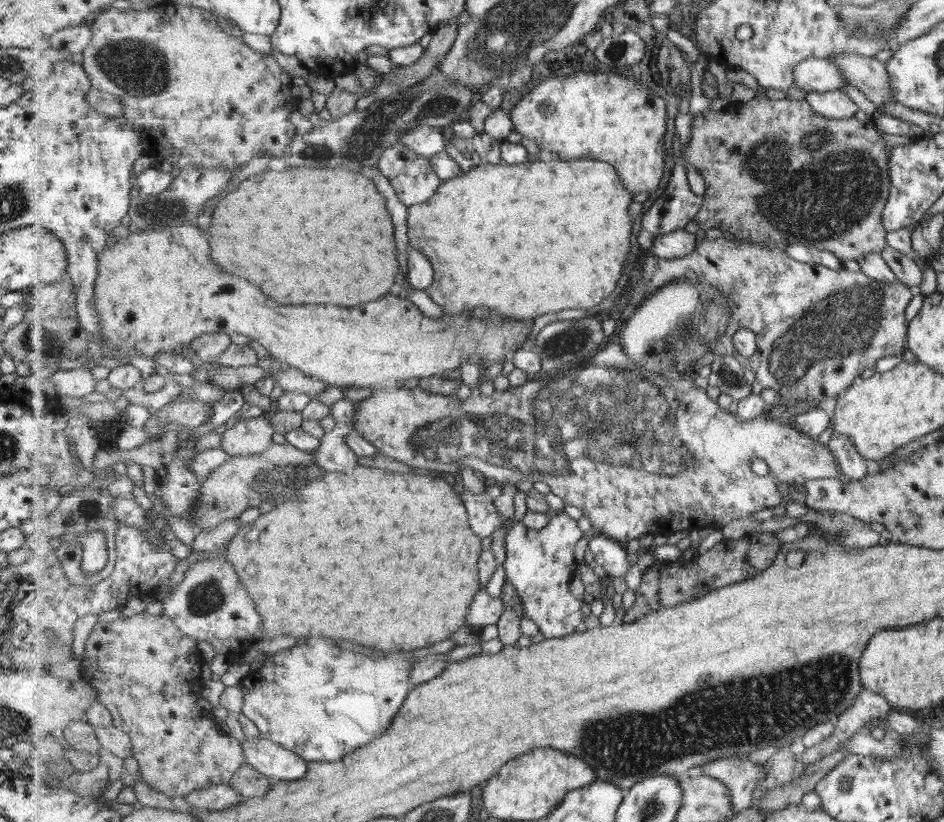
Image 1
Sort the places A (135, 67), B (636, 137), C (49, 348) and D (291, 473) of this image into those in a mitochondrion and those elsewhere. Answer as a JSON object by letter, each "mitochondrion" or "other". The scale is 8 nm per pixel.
{"A":"mitochondrion","B":"other","C":"mitochondrion","D":"mitochondrion"}

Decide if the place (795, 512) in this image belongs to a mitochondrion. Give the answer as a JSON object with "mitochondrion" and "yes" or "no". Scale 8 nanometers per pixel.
{"mitochondrion":"no"}

